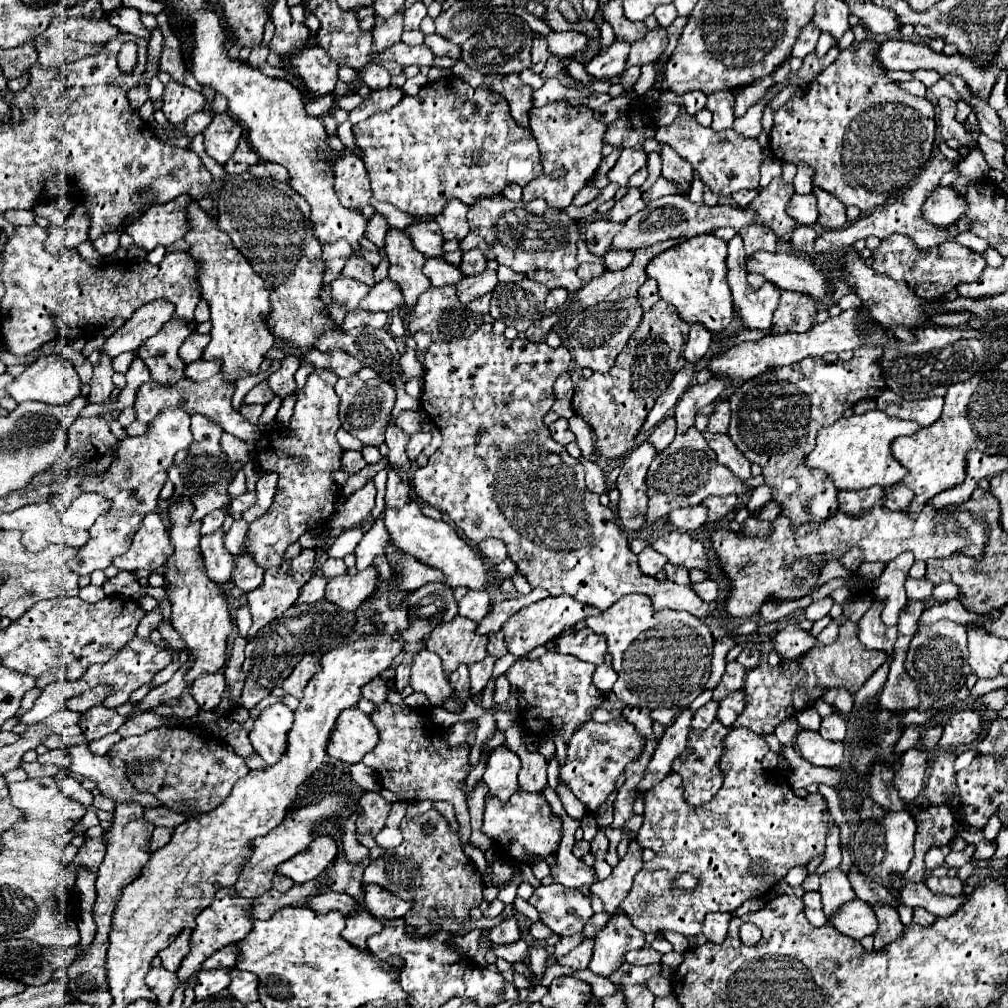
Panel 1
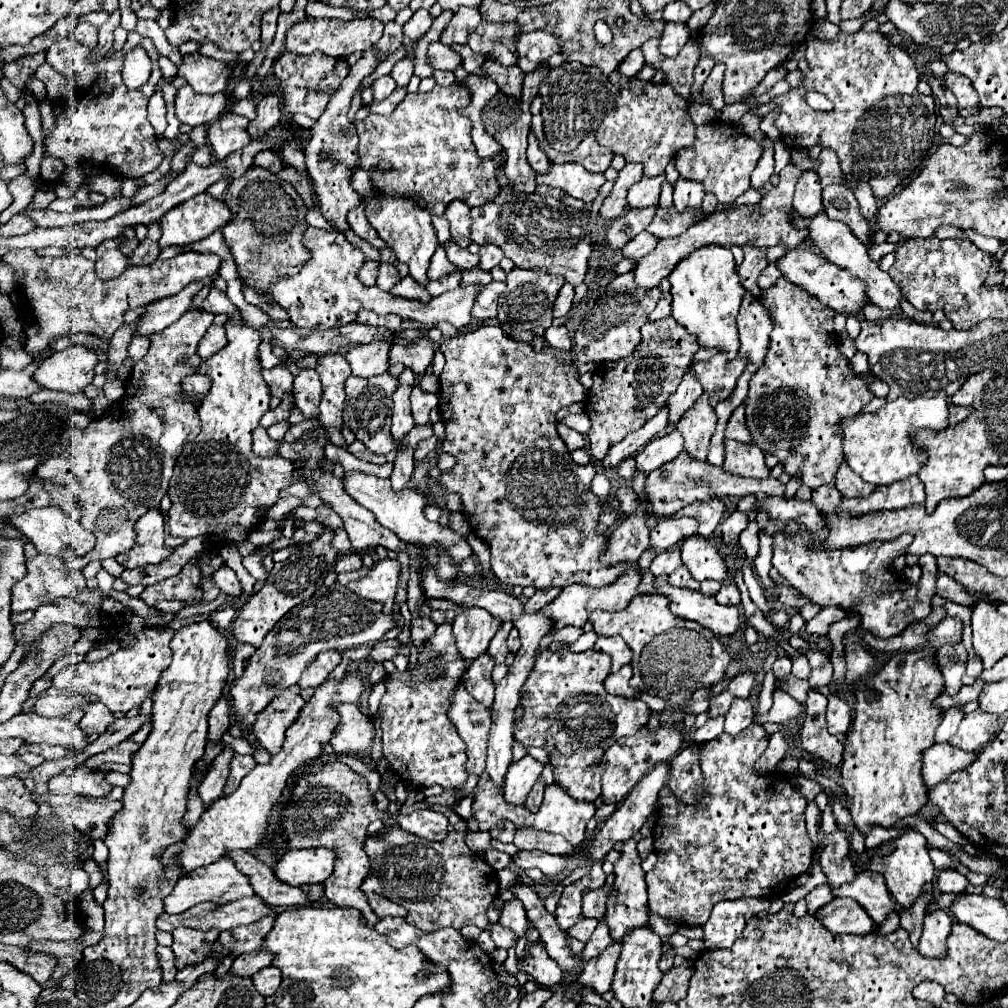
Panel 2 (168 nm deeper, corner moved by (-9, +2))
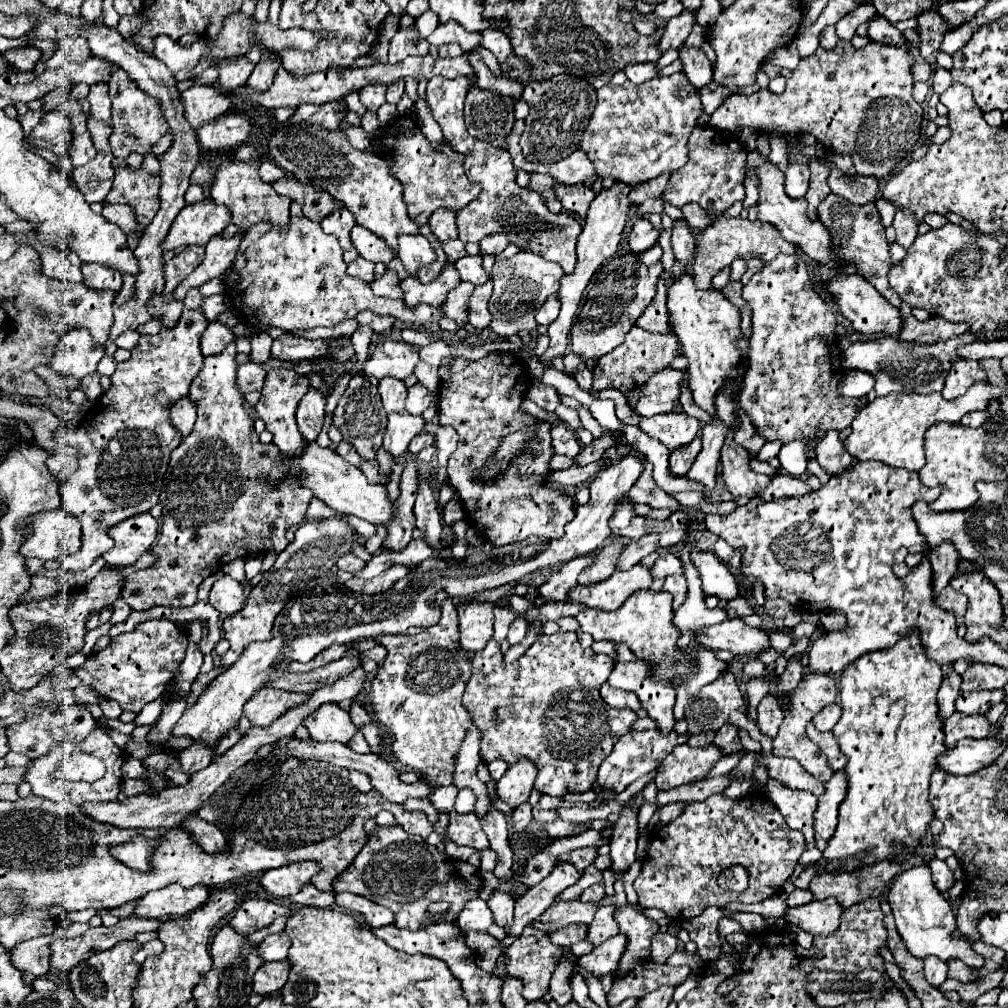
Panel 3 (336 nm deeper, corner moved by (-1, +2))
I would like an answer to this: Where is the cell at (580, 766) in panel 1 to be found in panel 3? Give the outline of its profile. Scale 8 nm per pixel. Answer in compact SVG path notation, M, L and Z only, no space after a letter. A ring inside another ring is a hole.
M645 730L645 732L629 732L625 736L621 736L621 740L617 740L611 756L601 764L599 768L599 786L605 788L613 788L615 792L623 792L633 780L649 774L651 770L657 770L659 764L663 762L665 756L669 756L673 752L675 746L685 744L689 740L689 734L677 734L671 732L669 736L663 736L655 730Z

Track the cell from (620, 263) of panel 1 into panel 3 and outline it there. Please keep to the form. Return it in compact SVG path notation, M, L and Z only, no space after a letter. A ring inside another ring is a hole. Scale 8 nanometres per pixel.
M641 218L635 222L631 234L629 234L629 246L633 252L641 254L645 250L649 250L659 238L659 230L647 220L647 218Z

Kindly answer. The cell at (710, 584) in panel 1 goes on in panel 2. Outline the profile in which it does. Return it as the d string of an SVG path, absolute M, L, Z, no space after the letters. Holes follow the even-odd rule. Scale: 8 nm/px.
M725 582L725 584L721 586L721 590L715 594L715 600L717 600L719 604L731 606L731 604L739 604L739 602L741 602L741 596L739 596L739 590L737 590L735 584Z

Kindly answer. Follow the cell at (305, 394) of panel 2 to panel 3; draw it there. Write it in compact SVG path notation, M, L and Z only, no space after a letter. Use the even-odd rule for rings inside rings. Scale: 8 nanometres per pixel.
M311 386L297 408L297 426L305 440L317 440L323 428L323 418L325 418L325 396L321 394L321 390L315 390Z

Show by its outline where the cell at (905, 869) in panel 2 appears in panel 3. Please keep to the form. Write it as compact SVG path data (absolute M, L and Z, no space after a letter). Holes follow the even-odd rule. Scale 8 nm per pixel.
M927 866L905 870L903 874L895 878L895 884L889 892L889 906L893 910L901 940L913 956L921 960L927 956L937 956L943 962L949 962L955 958L955 960L965 962L973 970L983 968L983 956L973 952L971 942L967 938L953 936L959 930L955 922L955 914L949 908L949 900L933 886L931 872Z

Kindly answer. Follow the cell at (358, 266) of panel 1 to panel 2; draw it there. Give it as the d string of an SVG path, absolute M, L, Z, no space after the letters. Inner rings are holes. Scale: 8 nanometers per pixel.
M379 262L379 288L381 290L391 290L391 286L397 284L397 280L401 280L397 268L393 264Z

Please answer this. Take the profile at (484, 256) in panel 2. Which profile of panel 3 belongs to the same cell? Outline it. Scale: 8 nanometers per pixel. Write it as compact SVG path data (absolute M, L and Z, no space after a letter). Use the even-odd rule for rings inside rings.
M491 234L491 236L485 236L481 240L481 254L493 254L497 256L499 252L503 252L509 244L509 238L505 234Z

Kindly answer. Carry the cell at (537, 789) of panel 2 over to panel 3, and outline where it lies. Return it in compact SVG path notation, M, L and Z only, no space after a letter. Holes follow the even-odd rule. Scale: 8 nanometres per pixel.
M525 802L521 806L517 806L511 814L511 826L513 826L513 832L523 832L527 828L527 824L531 822L531 804Z

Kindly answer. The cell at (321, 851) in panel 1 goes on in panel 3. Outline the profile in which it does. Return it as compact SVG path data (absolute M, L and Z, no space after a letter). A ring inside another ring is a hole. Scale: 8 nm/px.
M297 862L289 866L281 866L275 870L263 872L259 884L273 896L291 896L301 890L303 884L307 884L315 874L319 872L319 866L315 862Z

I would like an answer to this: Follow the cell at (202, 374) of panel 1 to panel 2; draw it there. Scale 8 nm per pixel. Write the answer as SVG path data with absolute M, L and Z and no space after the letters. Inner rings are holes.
M189 374L185 376L185 380L181 382L183 390L189 394L189 396L201 396L201 394L207 394L209 388L211 388L211 378L205 376L205 374Z

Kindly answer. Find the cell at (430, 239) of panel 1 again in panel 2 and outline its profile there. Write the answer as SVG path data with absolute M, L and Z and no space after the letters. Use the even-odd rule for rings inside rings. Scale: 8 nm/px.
M451 240L451 242L447 242L447 244L441 244L441 246L445 248L447 258L449 258L455 266L459 266L459 268L473 268L473 266L477 266L477 264L479 264L477 254L471 254L471 252L467 252L467 250L459 248L453 240Z

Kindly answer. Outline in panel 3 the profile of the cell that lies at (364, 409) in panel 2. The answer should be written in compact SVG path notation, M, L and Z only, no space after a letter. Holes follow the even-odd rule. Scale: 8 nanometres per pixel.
M353 376L345 394L341 396L335 414L333 414L333 424L339 428L343 442L349 442L357 448L359 456L373 460L377 450L383 444L383 434L385 434L385 424L387 424L387 414L381 404L381 396L377 392L377 386L373 386L365 376Z

